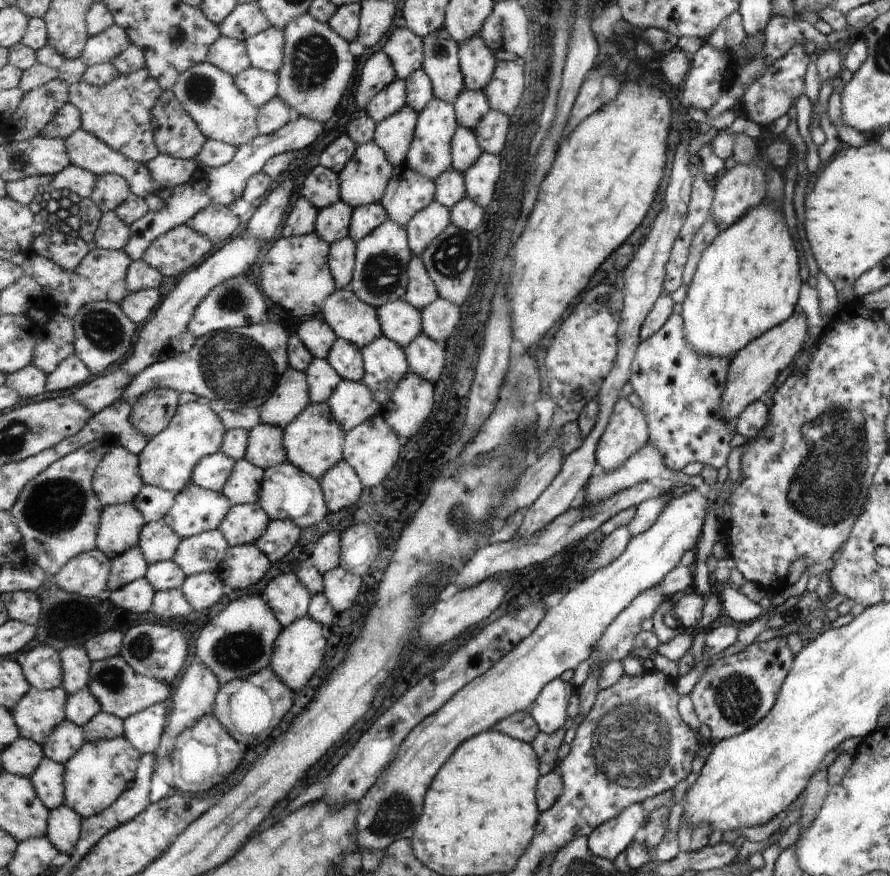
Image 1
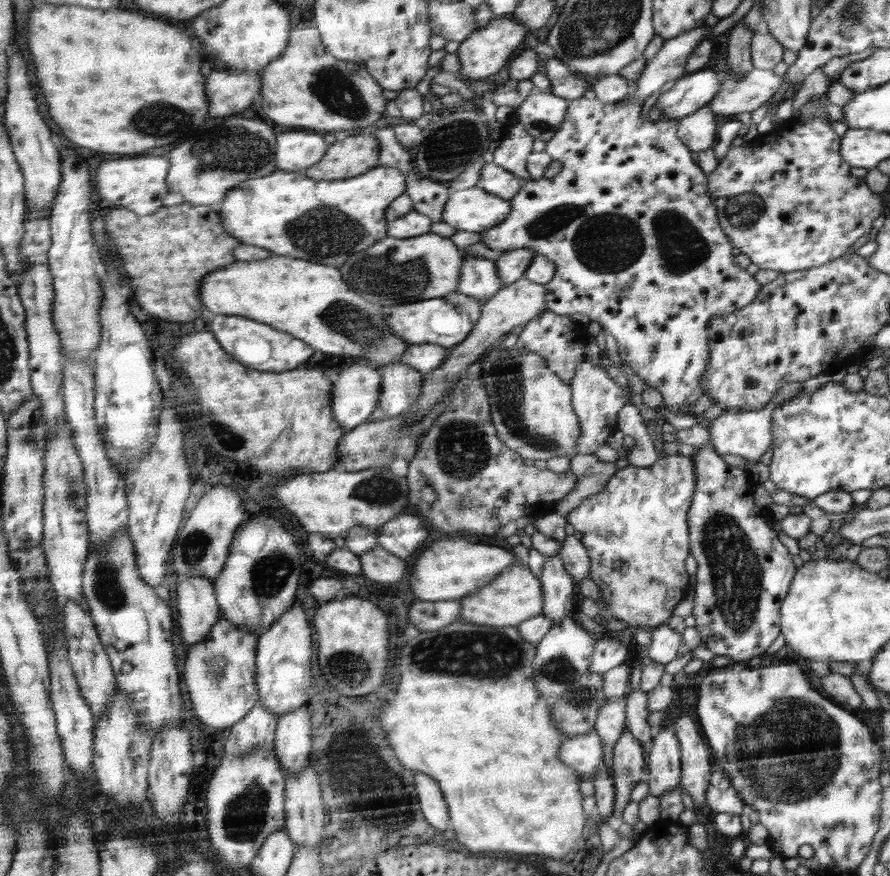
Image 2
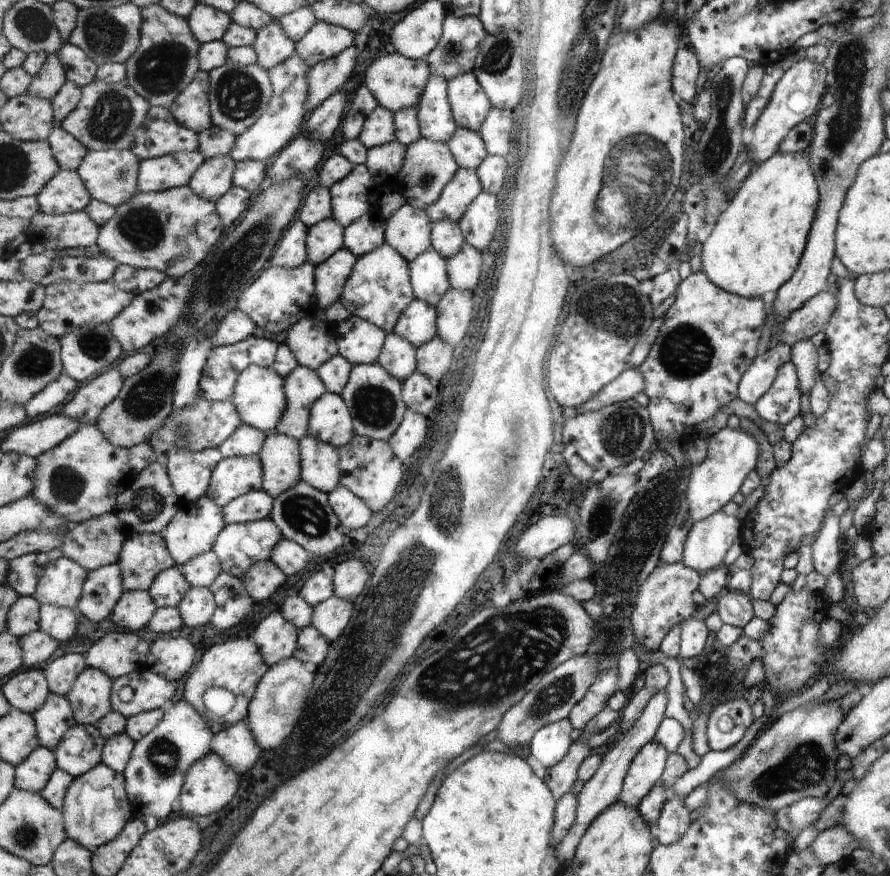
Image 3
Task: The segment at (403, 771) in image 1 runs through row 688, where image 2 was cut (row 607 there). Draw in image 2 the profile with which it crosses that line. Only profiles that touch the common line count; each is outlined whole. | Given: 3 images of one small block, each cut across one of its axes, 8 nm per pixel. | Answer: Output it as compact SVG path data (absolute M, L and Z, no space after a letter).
M516 564L504 569L500 576L482 589L459 599L460 618L466 622L488 626L518 626L543 614L543 585L527 565Z

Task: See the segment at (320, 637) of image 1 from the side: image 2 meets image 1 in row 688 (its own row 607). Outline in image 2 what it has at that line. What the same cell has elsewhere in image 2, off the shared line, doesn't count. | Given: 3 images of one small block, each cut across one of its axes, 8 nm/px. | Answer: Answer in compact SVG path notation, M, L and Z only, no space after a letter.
M293 604L266 632L258 637L255 656L259 700L266 710L278 718L303 708L308 702L310 658L312 658L312 628L302 606Z

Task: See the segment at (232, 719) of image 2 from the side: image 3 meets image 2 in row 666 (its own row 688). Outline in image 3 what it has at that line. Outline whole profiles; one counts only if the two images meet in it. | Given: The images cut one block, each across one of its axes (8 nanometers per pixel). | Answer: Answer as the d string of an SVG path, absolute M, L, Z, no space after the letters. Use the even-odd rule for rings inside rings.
M234 636L230 642L221 642L220 644L216 644L214 648L210 648L210 650L206 652L206 656L197 663L196 669L187 680L184 698L192 704L192 706L195 706L204 718L207 718L209 726L212 727L212 730L217 735L218 733L229 729L232 725L248 720L250 701L252 700L259 680L266 674L268 669L269 666L264 662L263 656L260 654L259 648L252 641L252 638L244 638L240 640L239 637ZM212 686L223 686L233 692L237 698L237 704L232 709L232 712L223 718L213 717L213 715L208 711L208 708L206 708L206 704L204 704L204 696L206 696L206 692L208 692Z

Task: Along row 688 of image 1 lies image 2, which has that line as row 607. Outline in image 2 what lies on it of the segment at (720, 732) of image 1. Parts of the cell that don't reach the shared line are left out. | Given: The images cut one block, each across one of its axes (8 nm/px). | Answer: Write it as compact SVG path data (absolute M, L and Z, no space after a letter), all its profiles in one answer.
M698 446L698 452L690 459L696 463L695 494L691 501L691 512L687 525L691 530L691 553L697 560L697 583L693 588L692 616L696 619L696 630L700 634L700 644L714 652L716 656L729 656L733 663L762 656L770 644L780 634L782 600L790 592L797 568L792 564L792 556L784 544L778 542L772 522L762 513L754 510L752 488L748 476L742 469L724 464L711 446Z

